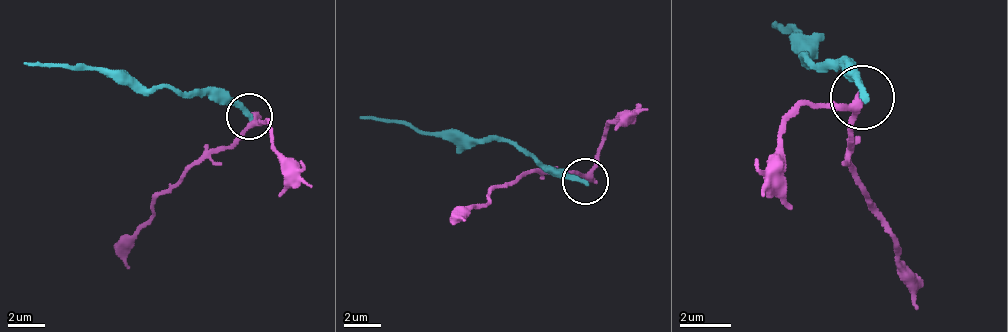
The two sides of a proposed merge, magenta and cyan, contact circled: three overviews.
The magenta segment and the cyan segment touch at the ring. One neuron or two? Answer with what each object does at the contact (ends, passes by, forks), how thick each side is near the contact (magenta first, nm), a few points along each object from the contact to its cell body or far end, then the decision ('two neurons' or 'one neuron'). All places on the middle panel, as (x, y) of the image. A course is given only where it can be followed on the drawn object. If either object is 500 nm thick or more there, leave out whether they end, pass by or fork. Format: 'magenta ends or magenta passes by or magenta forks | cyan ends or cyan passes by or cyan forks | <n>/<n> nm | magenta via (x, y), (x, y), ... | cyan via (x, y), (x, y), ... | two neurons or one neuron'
magenta passes by | cyan ends | 280/280 nm | magenta via (586, 179), (568, 170), (527, 170), (499, 184), (462, 216), (467, 221) | cyan via (586, 179), (540, 166), (499, 138), (416, 133), (361, 115) | two neurons

